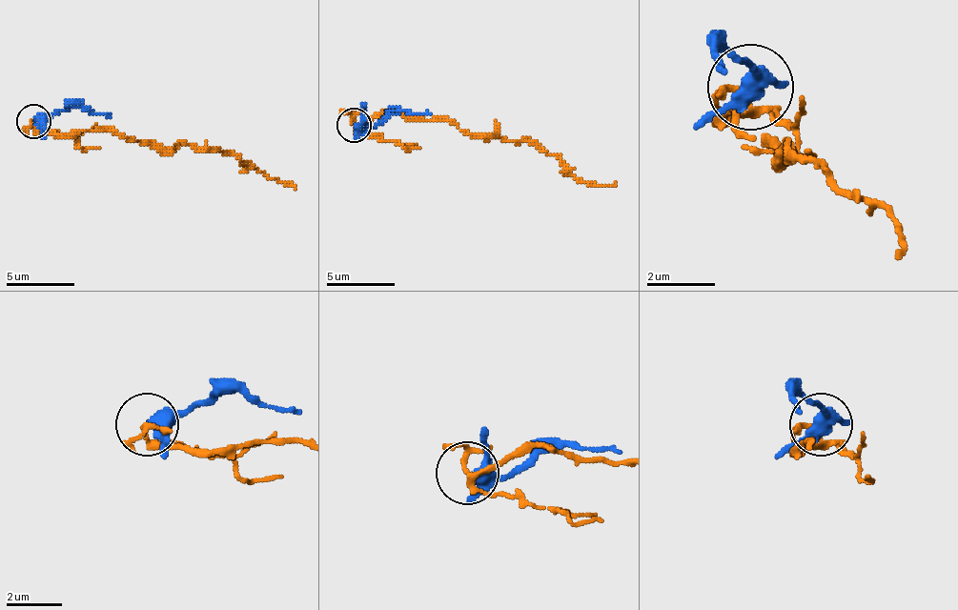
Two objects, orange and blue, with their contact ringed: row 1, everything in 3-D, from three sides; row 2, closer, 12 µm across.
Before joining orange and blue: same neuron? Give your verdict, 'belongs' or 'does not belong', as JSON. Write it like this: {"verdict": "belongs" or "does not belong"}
{"verdict": "does not belong"}

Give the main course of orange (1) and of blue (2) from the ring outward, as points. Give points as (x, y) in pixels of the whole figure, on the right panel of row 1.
1: (748, 93), (748, 111), (714, 119), (740, 111), (740, 128), (774, 153), (886, 213), (903, 231), (894, 256)
2: (748, 85), (757, 76), (723, 50), (723, 76)

